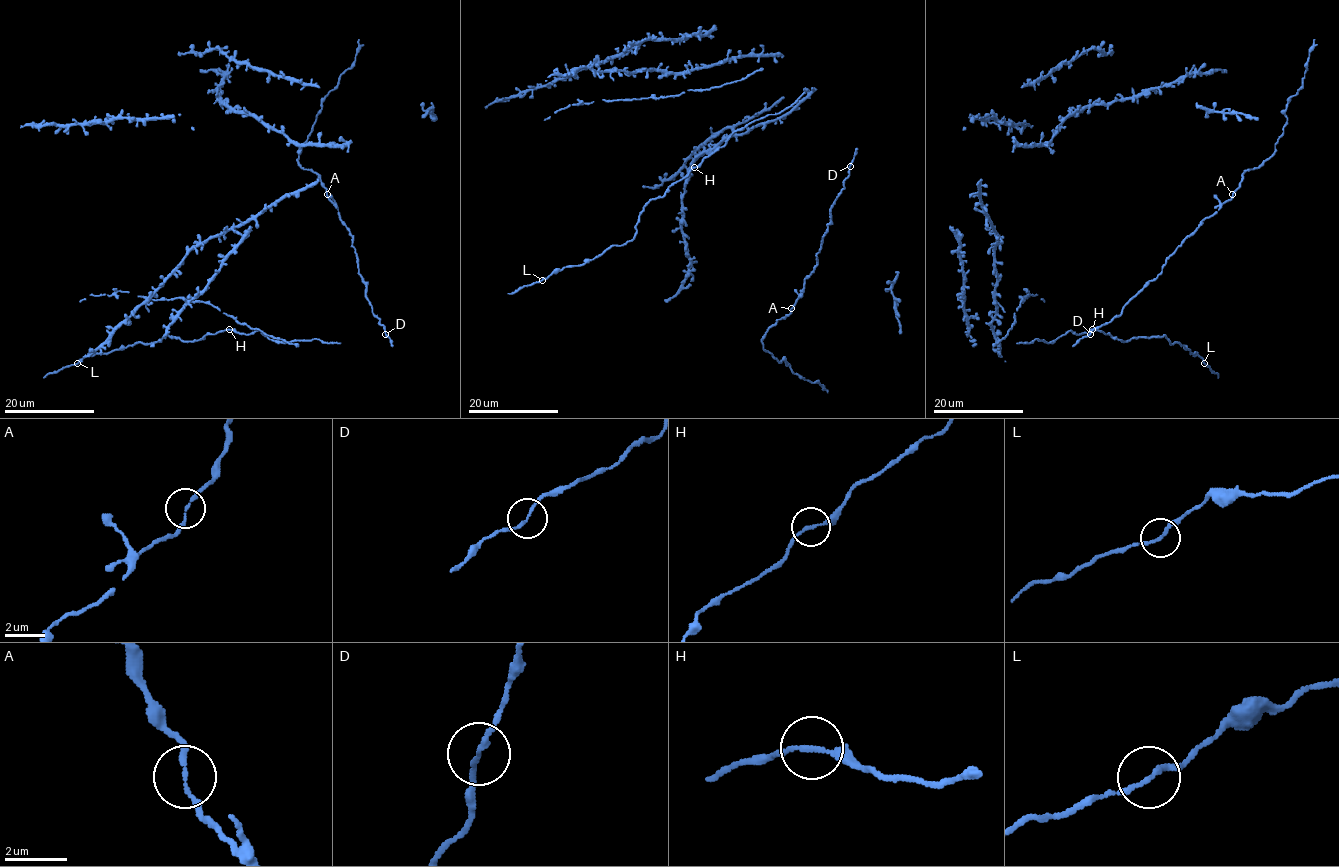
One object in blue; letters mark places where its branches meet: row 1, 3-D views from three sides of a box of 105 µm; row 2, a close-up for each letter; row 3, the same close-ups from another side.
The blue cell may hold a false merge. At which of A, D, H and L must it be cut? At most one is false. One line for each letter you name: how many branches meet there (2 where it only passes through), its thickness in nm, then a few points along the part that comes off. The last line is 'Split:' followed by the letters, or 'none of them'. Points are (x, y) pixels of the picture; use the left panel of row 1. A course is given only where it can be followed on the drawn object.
Split: none of them

